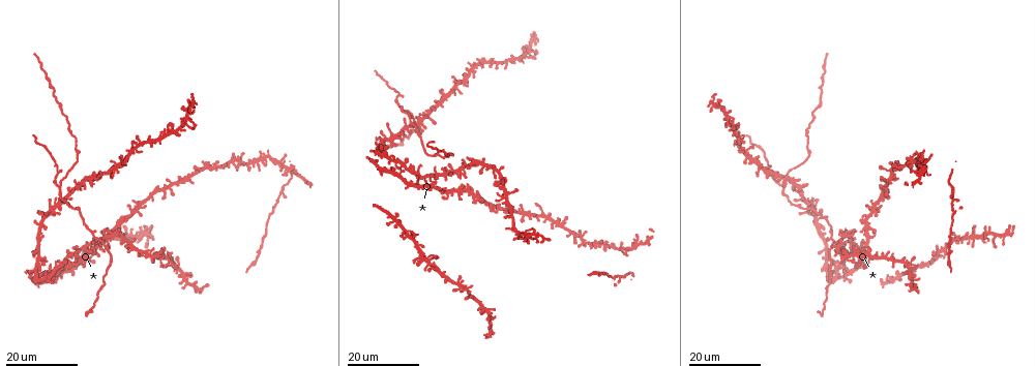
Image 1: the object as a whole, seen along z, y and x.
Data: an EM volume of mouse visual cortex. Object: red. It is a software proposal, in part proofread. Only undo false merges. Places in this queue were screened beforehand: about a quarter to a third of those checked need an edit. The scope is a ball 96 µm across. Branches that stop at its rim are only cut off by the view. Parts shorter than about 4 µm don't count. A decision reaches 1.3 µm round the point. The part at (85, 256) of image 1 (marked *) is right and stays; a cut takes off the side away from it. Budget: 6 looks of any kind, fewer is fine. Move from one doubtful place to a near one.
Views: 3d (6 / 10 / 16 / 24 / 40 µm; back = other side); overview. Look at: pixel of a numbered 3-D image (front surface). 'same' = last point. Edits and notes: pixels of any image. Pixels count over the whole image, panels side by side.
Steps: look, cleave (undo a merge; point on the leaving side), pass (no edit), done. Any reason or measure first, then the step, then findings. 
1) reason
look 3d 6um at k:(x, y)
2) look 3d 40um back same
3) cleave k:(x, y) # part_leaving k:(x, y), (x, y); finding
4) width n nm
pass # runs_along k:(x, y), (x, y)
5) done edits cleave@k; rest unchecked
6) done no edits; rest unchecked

two arms in line, one across
look 3d 24um at 1:(60, 186)

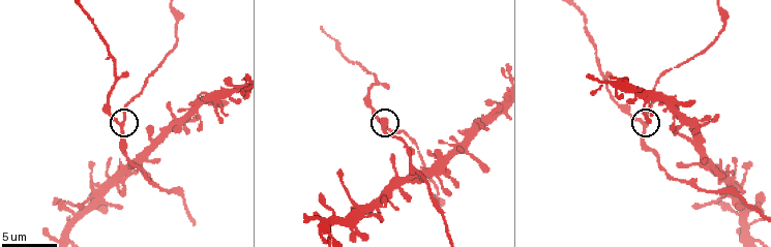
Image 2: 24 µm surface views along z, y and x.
look 3d 10um at 2:(122, 121)

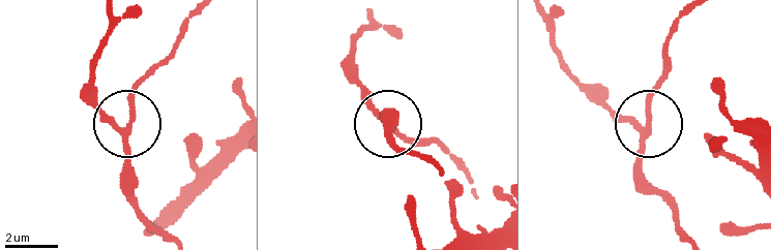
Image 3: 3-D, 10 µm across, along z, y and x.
side_arm 22 um; arms 3
pass # continuous, no second neuron

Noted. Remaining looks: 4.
three arms meet
look 3d 10um at 2:(660, 168)

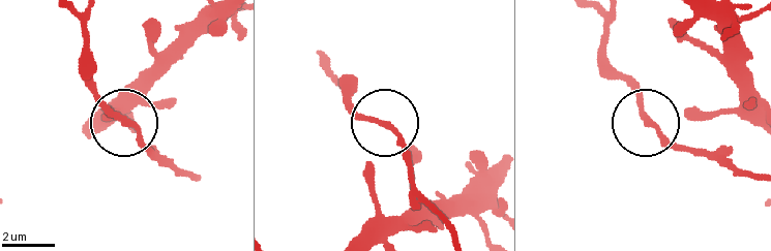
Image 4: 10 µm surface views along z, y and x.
look 3d 10um back at 4:(118, 119)

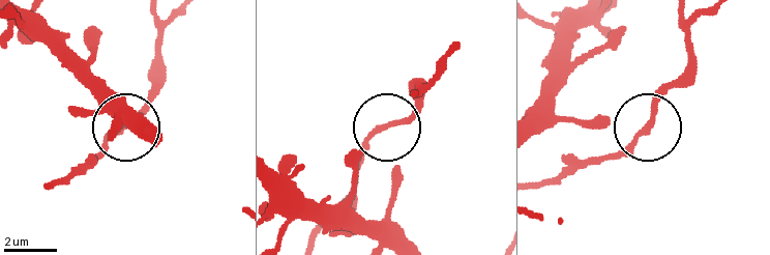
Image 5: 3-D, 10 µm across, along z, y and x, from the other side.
arms 3
pass # all the same neuron

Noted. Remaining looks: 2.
done no edits; rest unchecked

